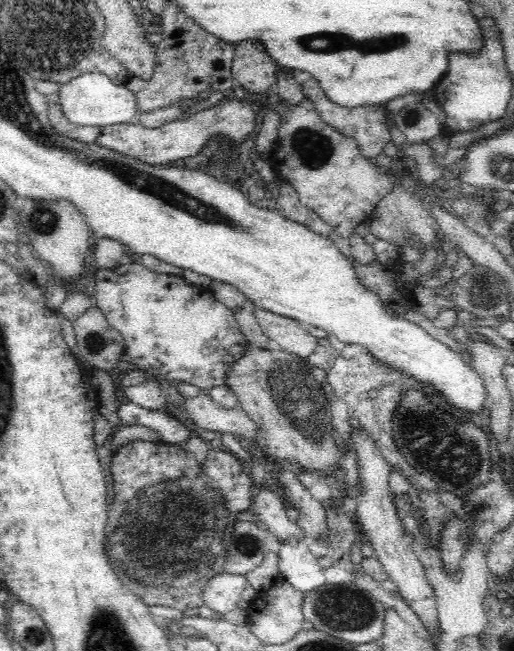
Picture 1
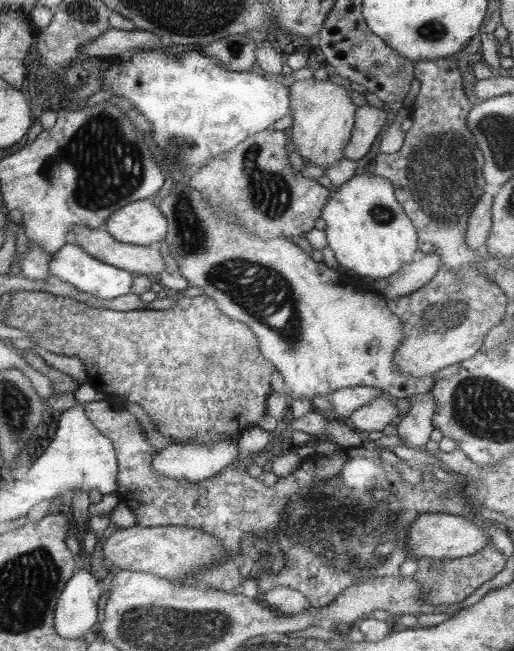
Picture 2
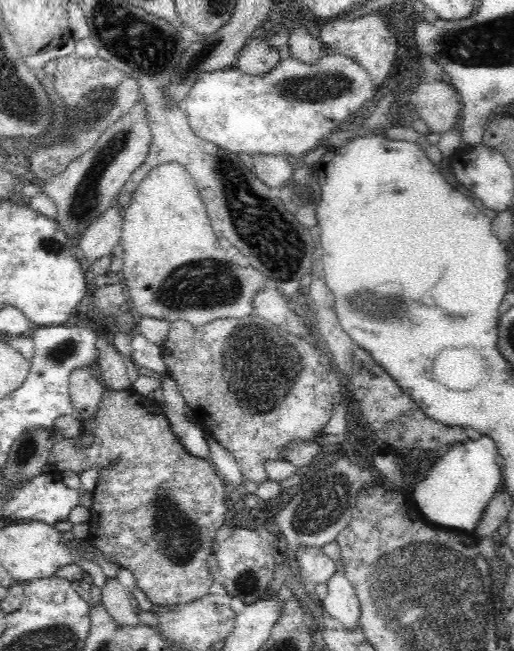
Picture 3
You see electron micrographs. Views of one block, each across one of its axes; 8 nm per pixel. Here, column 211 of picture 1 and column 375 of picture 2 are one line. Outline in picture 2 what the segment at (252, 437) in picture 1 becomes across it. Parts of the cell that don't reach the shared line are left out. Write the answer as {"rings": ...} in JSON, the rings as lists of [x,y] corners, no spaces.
{"rings":[[[375,397],[367,405],[355,410],[344,421],[357,431],[365,434],[371,431],[381,431],[397,416],[397,408],[390,398]]]}

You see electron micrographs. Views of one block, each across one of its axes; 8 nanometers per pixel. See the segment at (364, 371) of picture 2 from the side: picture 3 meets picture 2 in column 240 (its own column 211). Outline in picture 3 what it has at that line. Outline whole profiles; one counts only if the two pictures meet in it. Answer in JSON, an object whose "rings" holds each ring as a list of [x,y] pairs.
{"rings":[[[166,163],[153,168],[141,182],[130,206],[122,212],[123,224],[120,240],[113,248],[114,255],[123,260],[119,274],[126,288],[128,302],[138,317],[186,321],[198,328],[218,319],[244,319],[254,314],[253,300],[257,292],[266,289],[271,283],[259,270],[250,270],[250,280],[244,268],[233,263],[227,251],[218,244],[210,228],[210,220],[190,173],[176,163]]]}

